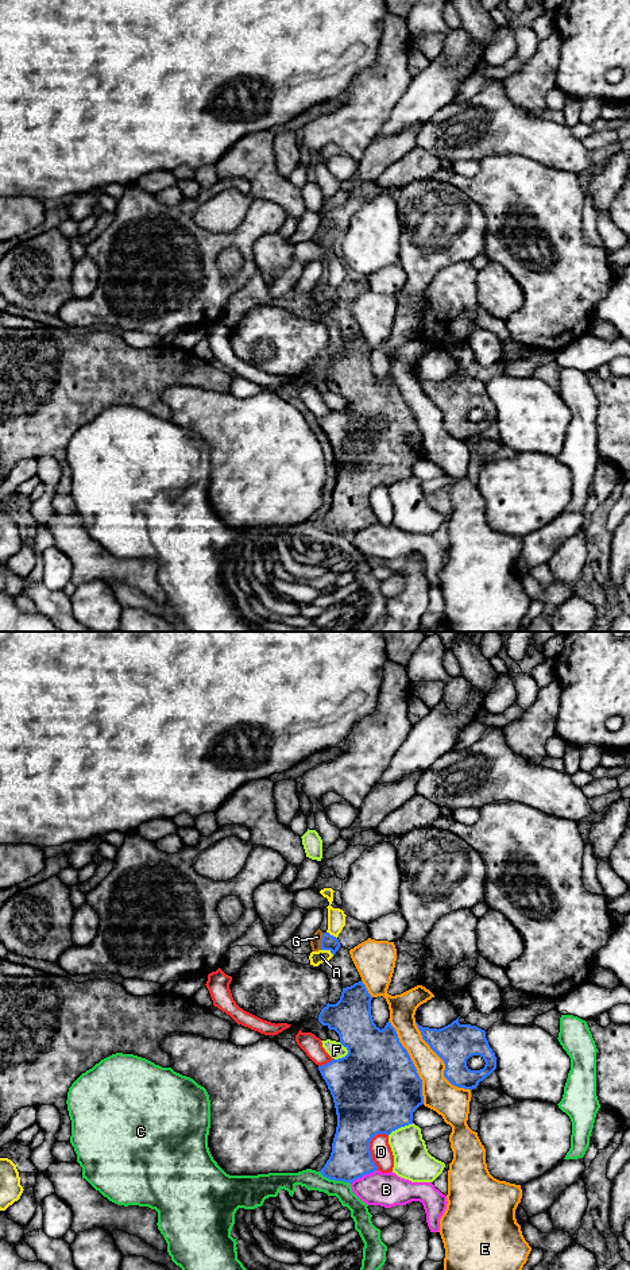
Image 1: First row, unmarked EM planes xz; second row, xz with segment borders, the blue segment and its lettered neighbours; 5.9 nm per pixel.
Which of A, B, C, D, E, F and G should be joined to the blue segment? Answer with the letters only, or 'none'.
G

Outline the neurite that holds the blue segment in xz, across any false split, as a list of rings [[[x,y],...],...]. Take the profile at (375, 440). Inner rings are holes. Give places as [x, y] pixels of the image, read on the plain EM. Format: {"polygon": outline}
{"polygon": [[[363,333],[343,340],[336,356],[326,356],[318,374],[340,389],[348,406],[318,418],[333,449],[337,479],[332,505],[320,525],[335,533],[352,536],[355,532],[378,522],[370,503],[370,494],[378,486],[413,476],[413,464],[424,456],[422,432],[407,405],[399,394],[390,372],[380,382],[371,367],[372,348]]]}

